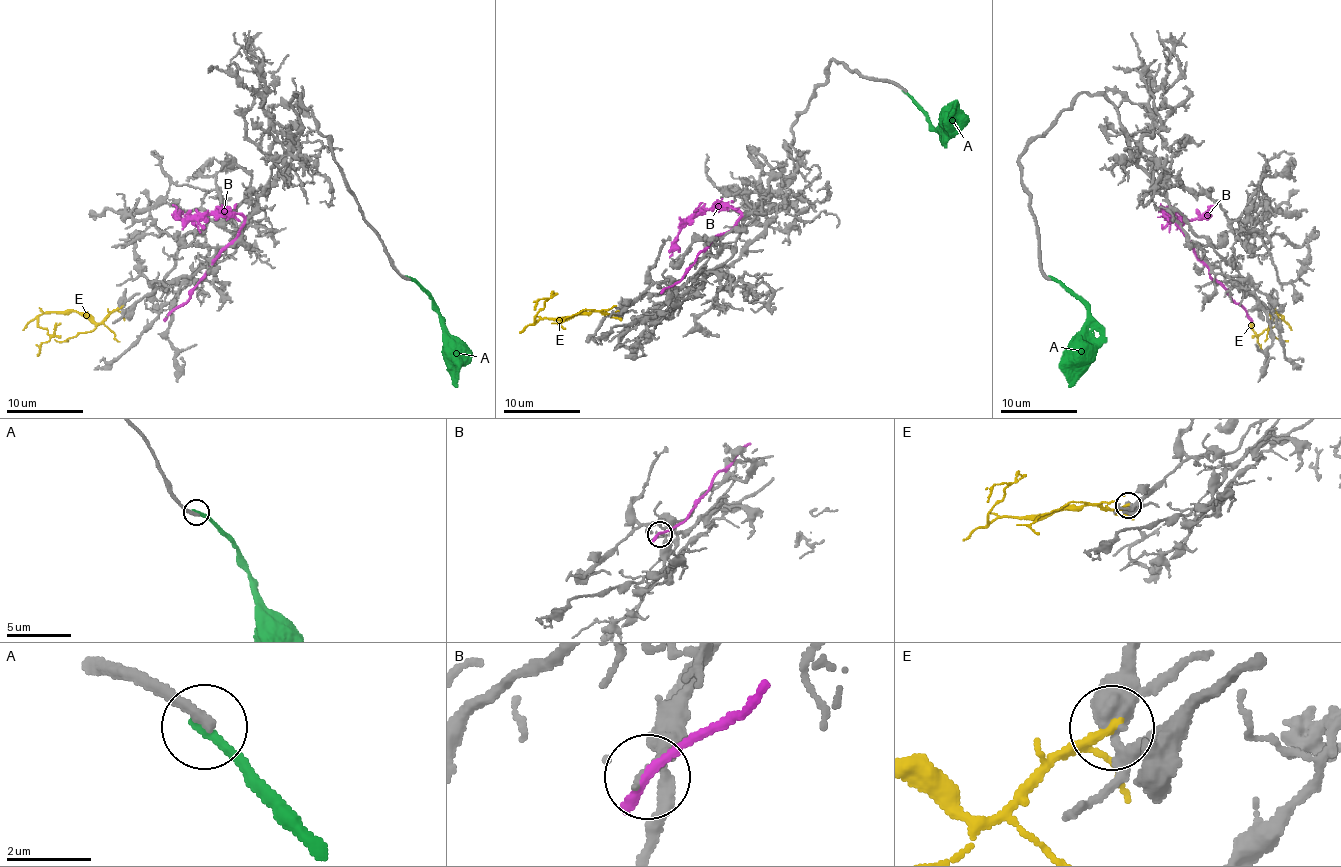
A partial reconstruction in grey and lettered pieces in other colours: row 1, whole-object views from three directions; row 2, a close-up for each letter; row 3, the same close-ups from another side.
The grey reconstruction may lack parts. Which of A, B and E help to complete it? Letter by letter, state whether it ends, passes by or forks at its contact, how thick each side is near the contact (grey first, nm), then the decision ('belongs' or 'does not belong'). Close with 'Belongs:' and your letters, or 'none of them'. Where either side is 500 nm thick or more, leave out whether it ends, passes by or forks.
A: it ends | 280/280 nm | does not belong
B: it ends | 160/280 nm | does not belong
E: it ends | 400/240 nm | does not belong
Belongs: none of them

